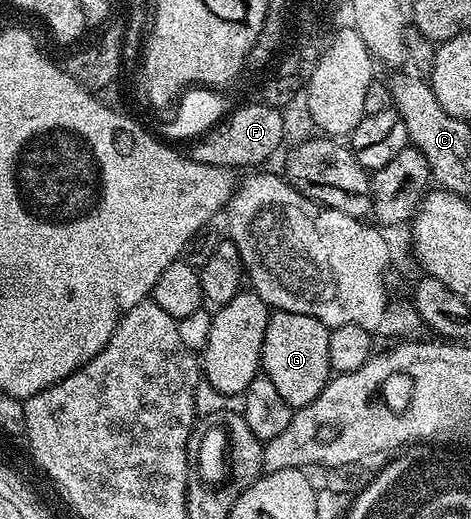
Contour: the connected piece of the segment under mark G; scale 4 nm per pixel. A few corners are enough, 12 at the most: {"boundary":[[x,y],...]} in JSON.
{"boundary":[[275,311],[261,371],[297,410],[332,373],[330,329]]}

